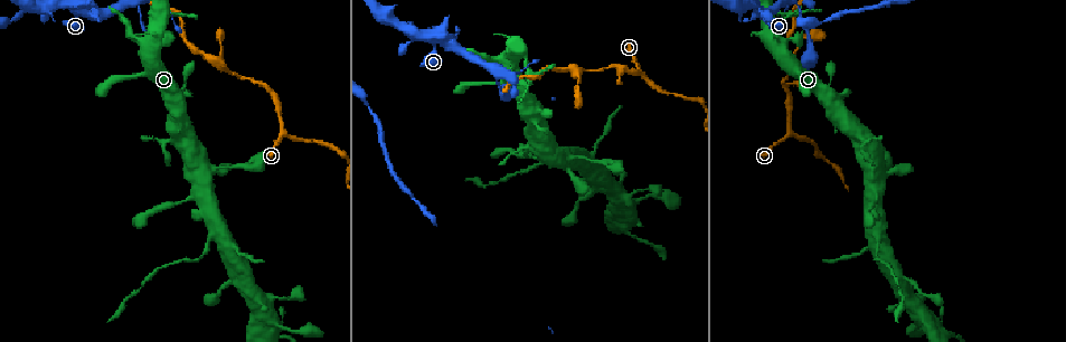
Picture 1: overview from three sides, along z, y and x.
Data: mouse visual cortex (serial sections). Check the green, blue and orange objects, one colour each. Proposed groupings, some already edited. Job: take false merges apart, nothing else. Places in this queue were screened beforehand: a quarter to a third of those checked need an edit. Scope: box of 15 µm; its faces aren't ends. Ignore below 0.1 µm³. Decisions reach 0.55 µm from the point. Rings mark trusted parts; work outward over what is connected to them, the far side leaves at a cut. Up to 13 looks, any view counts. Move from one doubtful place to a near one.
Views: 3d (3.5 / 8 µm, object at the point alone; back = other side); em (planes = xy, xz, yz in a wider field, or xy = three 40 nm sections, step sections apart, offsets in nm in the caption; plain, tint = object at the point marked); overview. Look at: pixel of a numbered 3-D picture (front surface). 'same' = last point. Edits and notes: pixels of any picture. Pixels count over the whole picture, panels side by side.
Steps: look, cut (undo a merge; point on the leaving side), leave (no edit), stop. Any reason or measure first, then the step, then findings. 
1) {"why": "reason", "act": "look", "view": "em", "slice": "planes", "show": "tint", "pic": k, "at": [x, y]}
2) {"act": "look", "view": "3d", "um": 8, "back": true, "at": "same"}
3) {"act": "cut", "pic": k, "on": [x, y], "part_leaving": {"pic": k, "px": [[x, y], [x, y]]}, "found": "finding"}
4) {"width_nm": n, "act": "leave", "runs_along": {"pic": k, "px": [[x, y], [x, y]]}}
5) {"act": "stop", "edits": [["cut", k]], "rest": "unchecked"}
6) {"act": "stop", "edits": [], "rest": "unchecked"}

{"why": "arms part here", "act": "look", "view": "3d", "um": 8, "pic": 1, "at": [788, 134]}

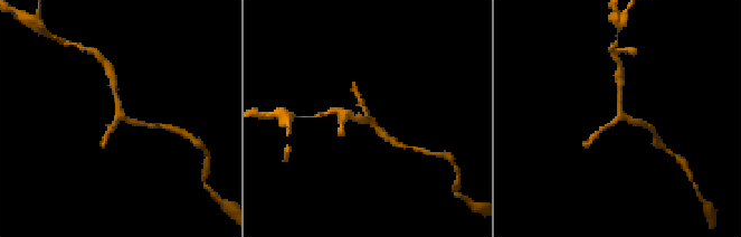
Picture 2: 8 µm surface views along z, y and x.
{"why": "zoom in", "act": "look", "view": "3d", "um": 3.5, "pic": 2, "at": [118, 116]}

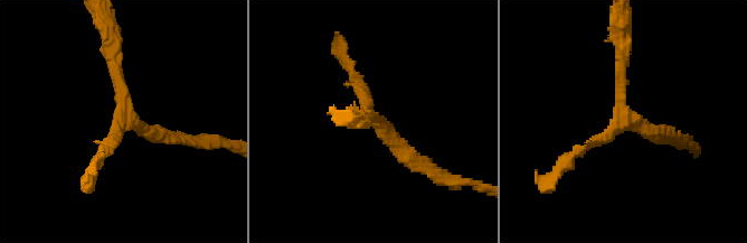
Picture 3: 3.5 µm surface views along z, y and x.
{"act": "look", "view": "em", "slice": "xy", "step": 5, "show": "tint", "pic": 3, "at": [622, 121]}

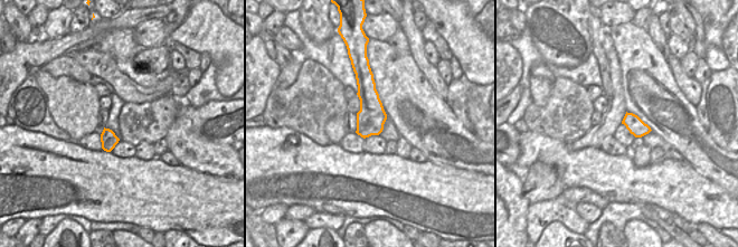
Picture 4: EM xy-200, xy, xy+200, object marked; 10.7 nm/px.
{"act": "leave", "runs_along": {"pic": 3, "px": [[568, 159], [622, 122], [622, 46]]}, "found": "one cell here"}

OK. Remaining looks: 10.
{"act": "look", "view": "3d", "um": 3.5, "pic": 1, "at": [219, 62]}

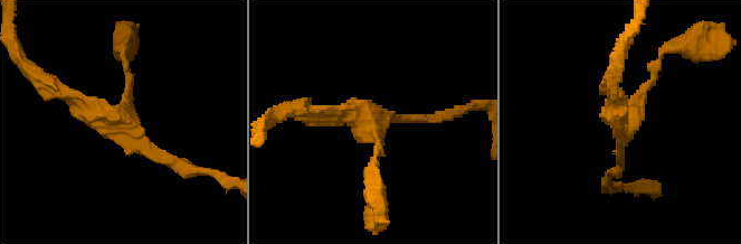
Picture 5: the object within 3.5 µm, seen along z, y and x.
{"why": "now the EM", "act": "look", "view": "em", "slice": "xy", "step": 1, "show": "tint", "pic": 5, "at": [118, 123]}

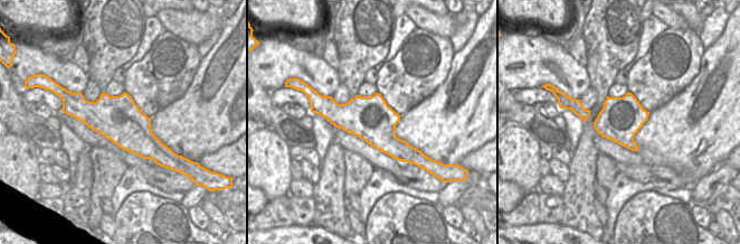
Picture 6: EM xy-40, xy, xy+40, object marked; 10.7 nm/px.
{"act": "leave", "runs_along": {"pic": 5, "px": [[180, 168], [56, 92]]}, "found": "continuous, no second cell"}

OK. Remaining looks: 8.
{"why": "thick turns thin", "act": "look", "view": "3d", "um": 3.5, "pic": 1, "at": [87, 12]}

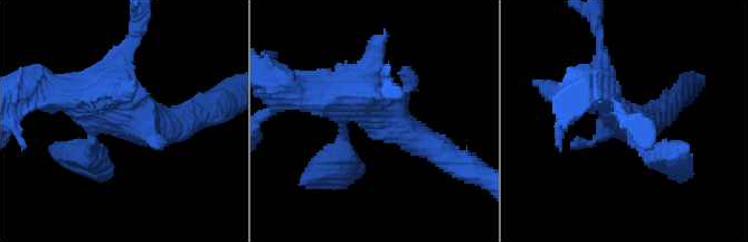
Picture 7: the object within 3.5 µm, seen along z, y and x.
{"why": "need the tissue", "act": "look", "view": "em", "slice": "xy", "step": 3, "show": "tint", "pic": 7, "at": [118, 122]}

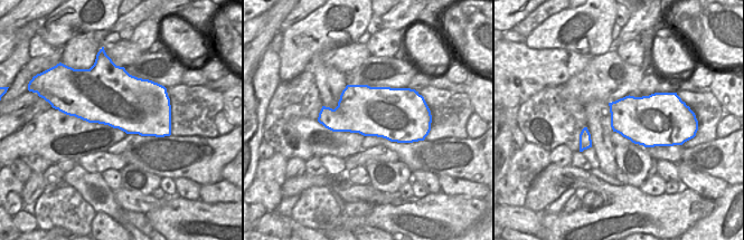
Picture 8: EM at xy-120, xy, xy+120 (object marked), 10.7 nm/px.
{"act": "look", "view": "em", "slice": "xy", "step": 2, "show": "tint", "at": "same"}

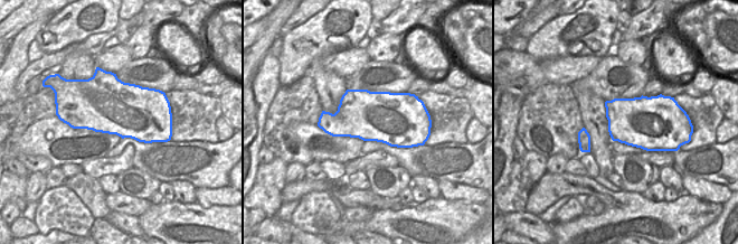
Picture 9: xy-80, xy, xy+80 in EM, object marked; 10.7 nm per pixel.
{"act": "leave", "runs_along": {"pic": 7, "px": [[90, 157], [100, 126], [186, 119]]}, "found": "all the same cell"}

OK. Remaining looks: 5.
{"why": "calibre changes", "act": "look", "view": "3d", "um": 3.5, "pic": 1, "at": [800, 9]}

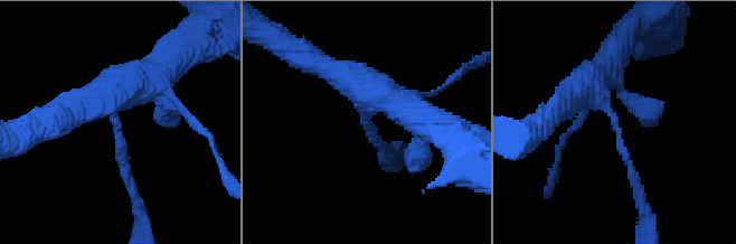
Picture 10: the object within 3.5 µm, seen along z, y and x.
{"arm_widths_nm": [150, 500], "act": "look", "view": "em", "slice": "xy", "step": 3, "show": "tint", "pic": 10, "at": [613, 119]}

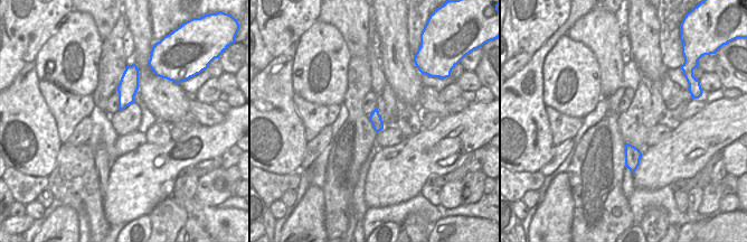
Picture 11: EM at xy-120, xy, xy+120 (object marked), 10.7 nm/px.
{"act": "leave", "runs_along": {"pic": 10, "px": [[565, 102], [603, 102], [637, 185]]}, "found": "continuous, no second cell"}

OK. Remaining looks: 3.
{"why": "narrows sharply", "act": "look", "view": "em", "slice": "xy", "step": 1, "show": "tint", "pic": 1, "at": [876, 257]}

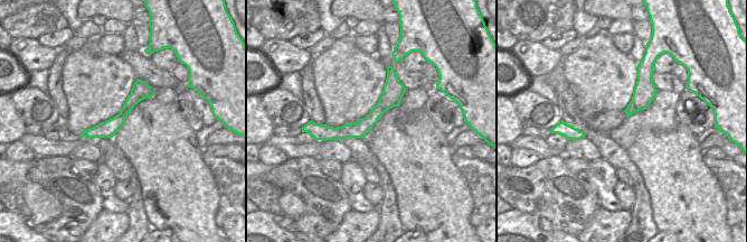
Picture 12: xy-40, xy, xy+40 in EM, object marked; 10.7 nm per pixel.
{"why": "wider look", "act": "look", "view": "3d", "um": 3.5, "at": "same"}

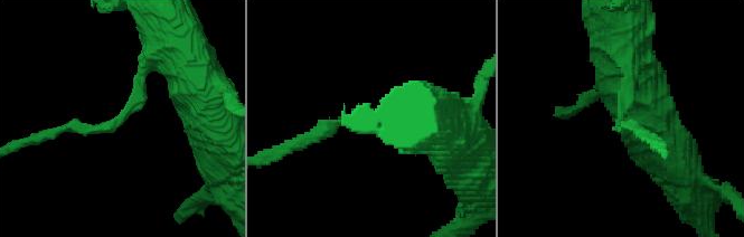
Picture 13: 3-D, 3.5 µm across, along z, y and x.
{"act": "cut", "pic": 13, "on": [304, 142], "part_leaving": {"pic": 13, "px": [[337, 124], [309, 135], [279, 155]]}, "found": "two cells meet here"}

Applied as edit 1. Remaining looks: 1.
{"act": "stop", "edits": [["cut", 13]], "rest": "unchecked"}

